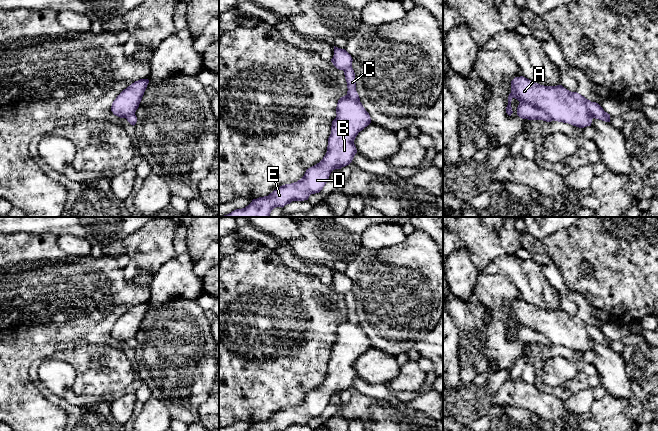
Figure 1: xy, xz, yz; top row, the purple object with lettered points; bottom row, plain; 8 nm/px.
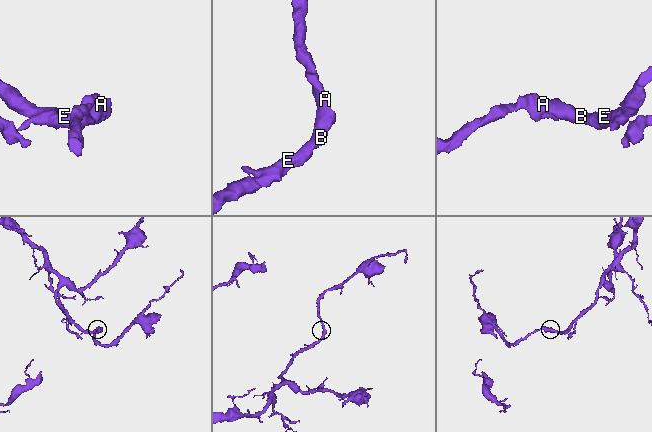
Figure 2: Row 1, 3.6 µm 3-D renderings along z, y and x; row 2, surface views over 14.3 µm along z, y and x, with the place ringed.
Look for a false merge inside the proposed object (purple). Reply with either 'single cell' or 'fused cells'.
fused cells

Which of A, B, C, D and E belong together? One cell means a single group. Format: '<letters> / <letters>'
A B D E / C

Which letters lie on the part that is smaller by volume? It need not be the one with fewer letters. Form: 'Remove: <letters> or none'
Remove: C

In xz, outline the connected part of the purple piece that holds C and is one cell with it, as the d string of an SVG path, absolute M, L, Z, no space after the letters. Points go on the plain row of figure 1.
M352 291L344 294L345 303L347 306L347 318L354 324L360 325L359 319L356 315L355 297Z

